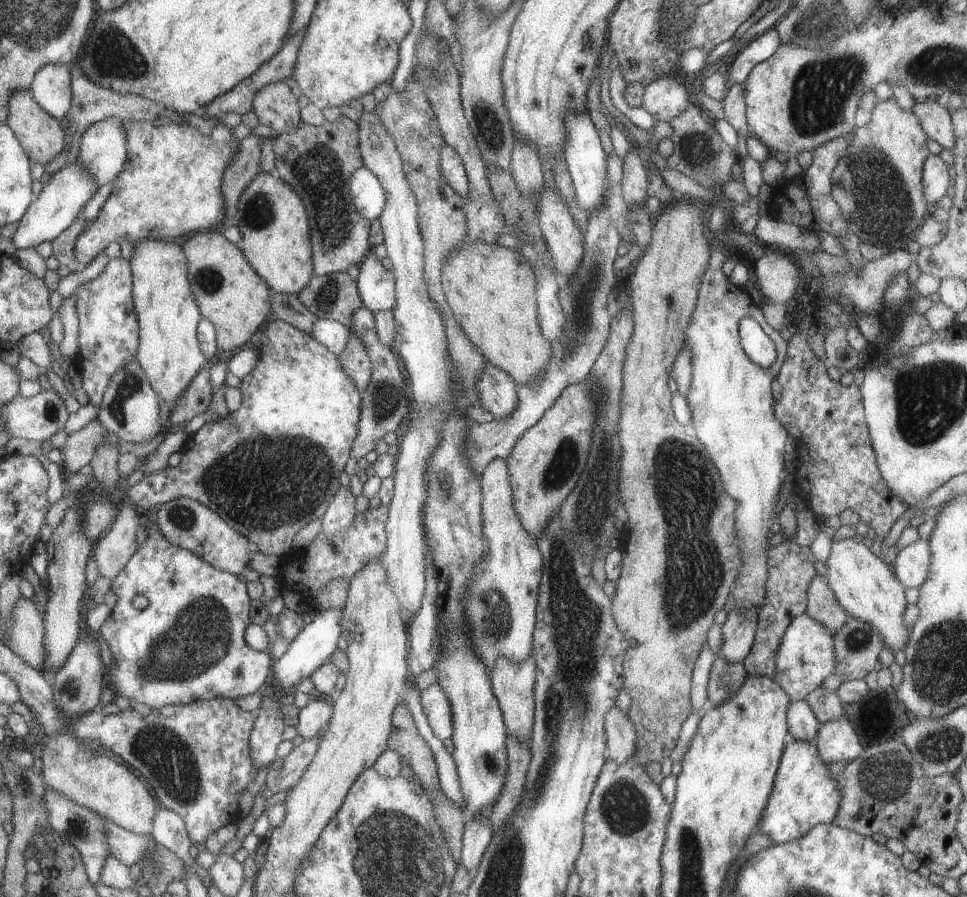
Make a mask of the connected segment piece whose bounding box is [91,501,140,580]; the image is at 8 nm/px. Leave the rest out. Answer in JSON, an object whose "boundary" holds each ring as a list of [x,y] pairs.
{"boundary":[[[116,501],[117,516],[107,530],[93,545],[92,558],[95,560],[98,576],[113,580],[125,563],[137,552],[136,529],[139,514],[128,504]]]}

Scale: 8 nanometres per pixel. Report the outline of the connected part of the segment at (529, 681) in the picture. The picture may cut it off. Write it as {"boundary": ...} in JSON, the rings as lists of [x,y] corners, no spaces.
{"boundary":[[[529,652],[529,656],[519,664],[509,662],[501,654],[495,658],[489,677],[489,684],[491,684],[493,696],[498,702],[506,733],[513,736],[515,740],[525,742],[527,746],[530,746],[531,724],[533,724],[535,667],[533,652]]]}

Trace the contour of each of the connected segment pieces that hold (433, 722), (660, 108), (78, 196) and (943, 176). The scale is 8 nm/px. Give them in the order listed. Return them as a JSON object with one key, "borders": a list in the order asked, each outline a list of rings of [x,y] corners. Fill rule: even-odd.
{"borders":[[[[433,683],[420,691],[420,701],[427,724],[434,731],[435,736],[440,741],[451,739],[451,732],[453,732],[451,706],[441,686]]],[[[667,75],[657,76],[644,86],[641,106],[659,122],[669,122],[690,104],[685,88]]],[[[77,160],[56,171],[51,180],[43,185],[38,196],[27,206],[25,214],[17,220],[16,230],[9,238],[15,250],[35,247],[59,236],[75,220],[77,212],[85,206],[85,202],[95,194],[97,188],[93,176],[85,168],[81,168]]],[[[929,154],[923,161],[921,186],[923,186],[923,198],[930,210],[937,206],[941,196],[947,194],[950,179],[947,173],[948,167],[939,155]]]]}

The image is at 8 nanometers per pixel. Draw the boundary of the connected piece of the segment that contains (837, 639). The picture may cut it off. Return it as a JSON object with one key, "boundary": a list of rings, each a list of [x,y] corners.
{"boundary":[[[850,616],[849,620],[833,636],[835,668],[832,674],[840,676],[841,682],[864,678],[878,662],[877,654],[882,647],[881,636],[869,624]]]}

